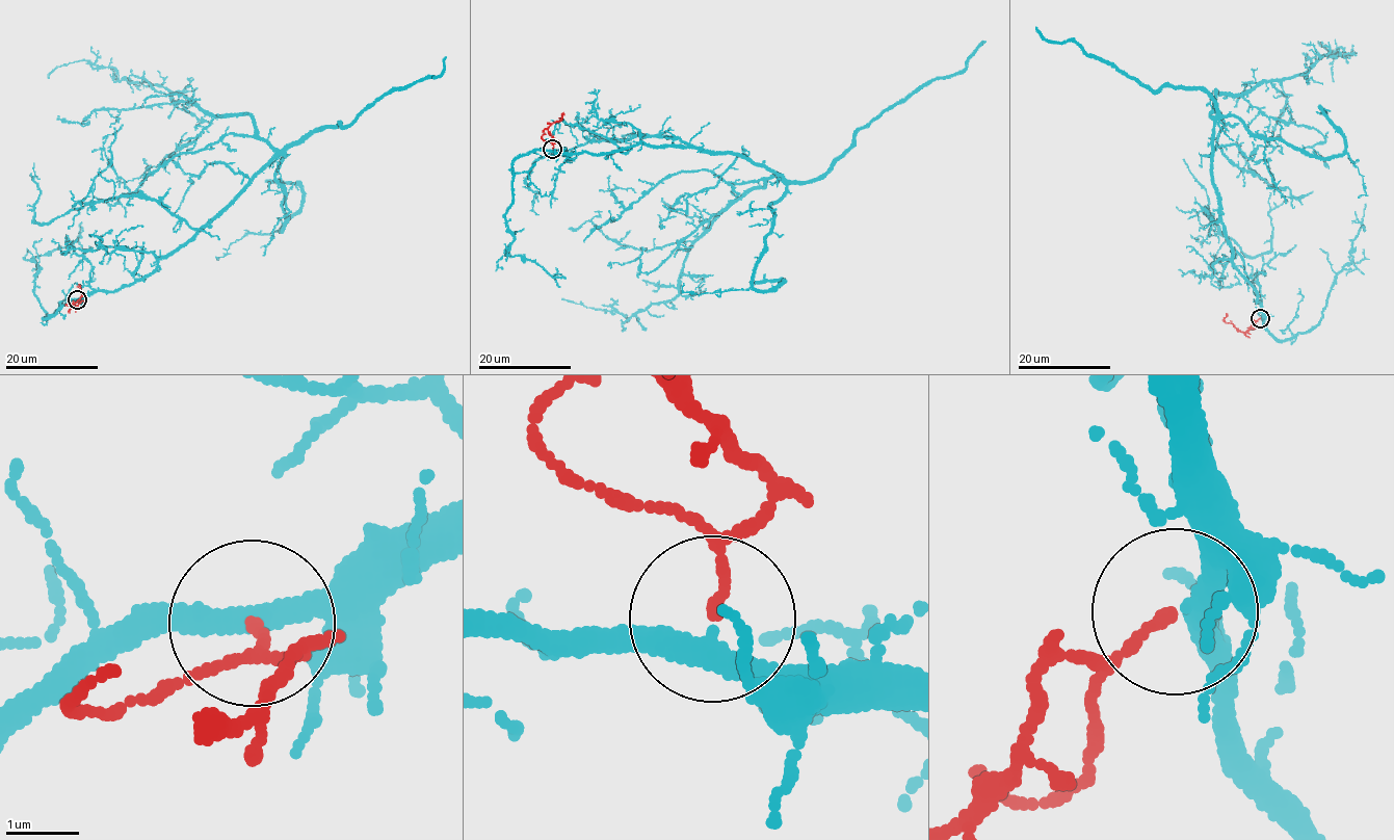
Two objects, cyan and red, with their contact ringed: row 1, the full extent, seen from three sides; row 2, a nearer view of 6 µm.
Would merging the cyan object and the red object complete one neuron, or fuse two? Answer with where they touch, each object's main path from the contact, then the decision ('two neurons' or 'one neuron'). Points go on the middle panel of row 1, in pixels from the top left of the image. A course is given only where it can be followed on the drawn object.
at (552, 149); cyan runs (553, 149), (598, 154), (639, 141), (735, 155), (780, 176), (718, 211), (671, 300), (629, 321), (561, 299); red runs (553, 149), (556, 140), (548, 128), (562, 114), (561, 119); one neuron

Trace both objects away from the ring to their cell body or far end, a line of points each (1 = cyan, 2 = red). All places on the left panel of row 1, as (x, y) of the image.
1: (78, 300), (151, 276), (274, 151), (246, 113), (217, 117), (113, 68), (74, 61), (48, 78)
2: (78, 300), (81, 302), (73, 307), (82, 295), (79, 284)

